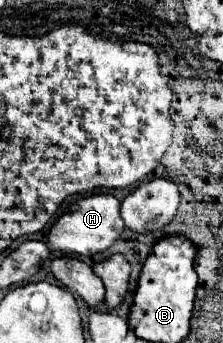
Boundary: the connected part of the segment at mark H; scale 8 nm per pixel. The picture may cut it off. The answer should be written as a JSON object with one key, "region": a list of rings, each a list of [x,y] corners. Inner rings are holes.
{"region":[[[89,195],[85,199],[79,199],[71,211],[63,213],[53,223],[47,235],[47,245],[51,249],[59,249],[65,253],[77,253],[77,255],[91,257],[95,253],[109,249],[121,235],[123,227],[125,225],[119,215],[119,199],[115,199],[113,195]]]}

